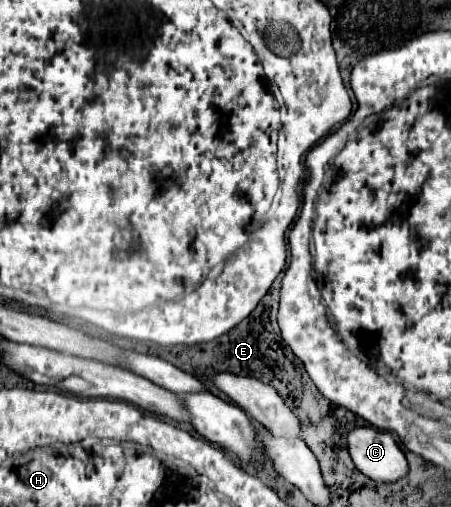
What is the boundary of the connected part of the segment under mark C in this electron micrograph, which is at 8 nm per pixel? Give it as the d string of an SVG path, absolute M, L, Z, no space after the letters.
M356 428L348 434L348 450L356 468L376 482L398 482L408 474L408 462L390 432Z

